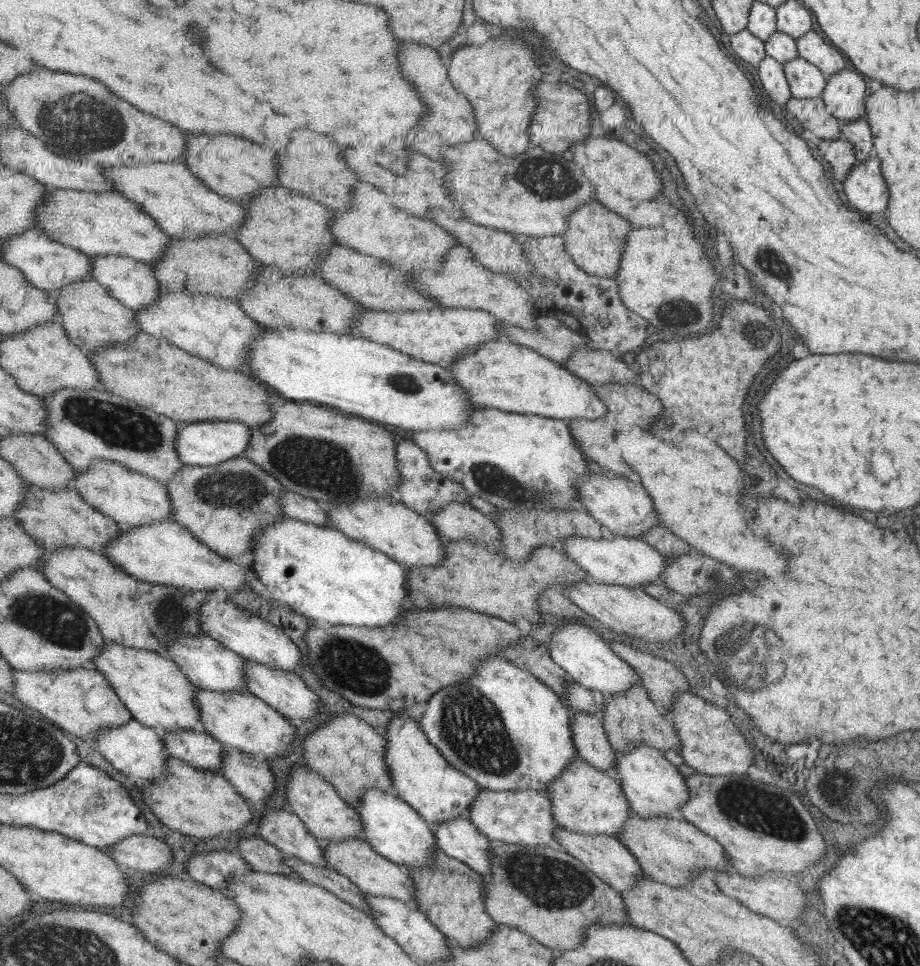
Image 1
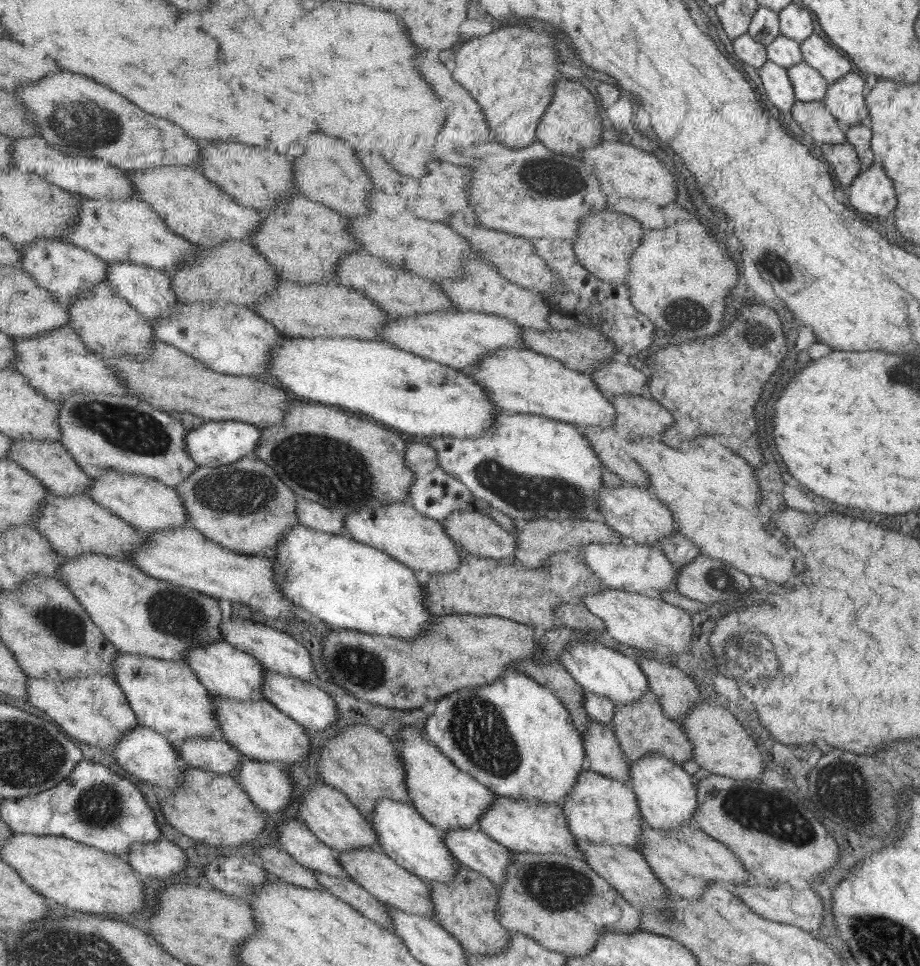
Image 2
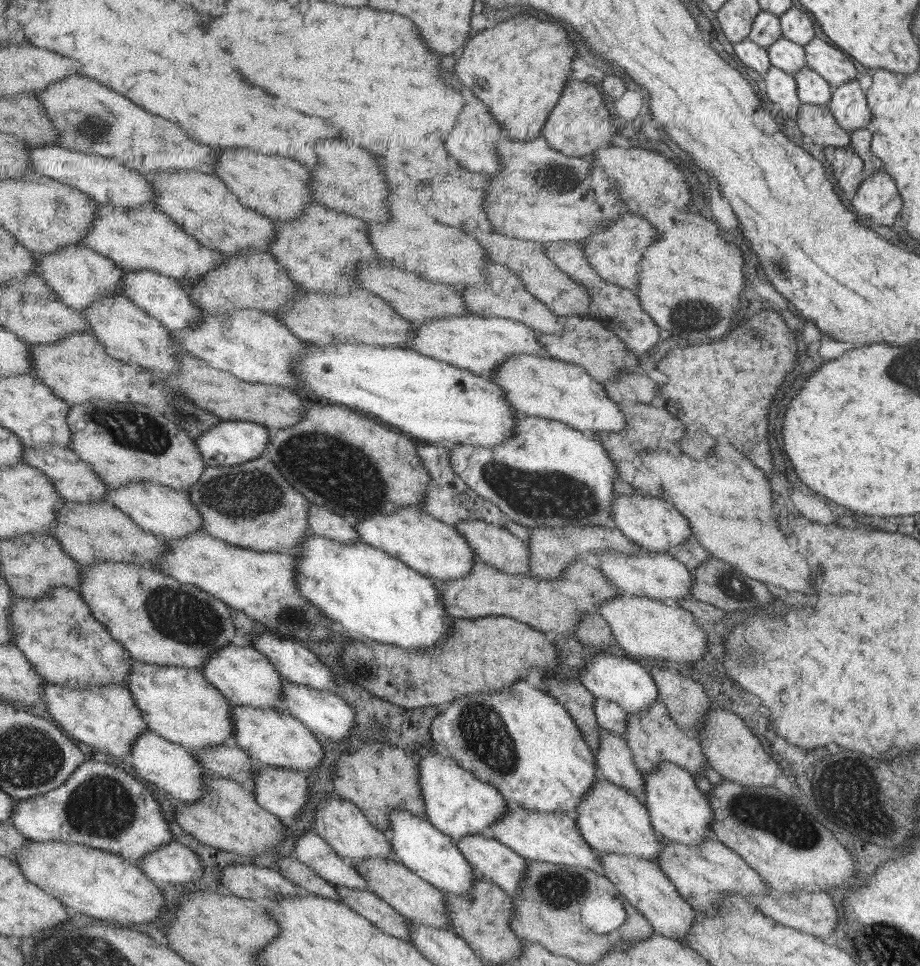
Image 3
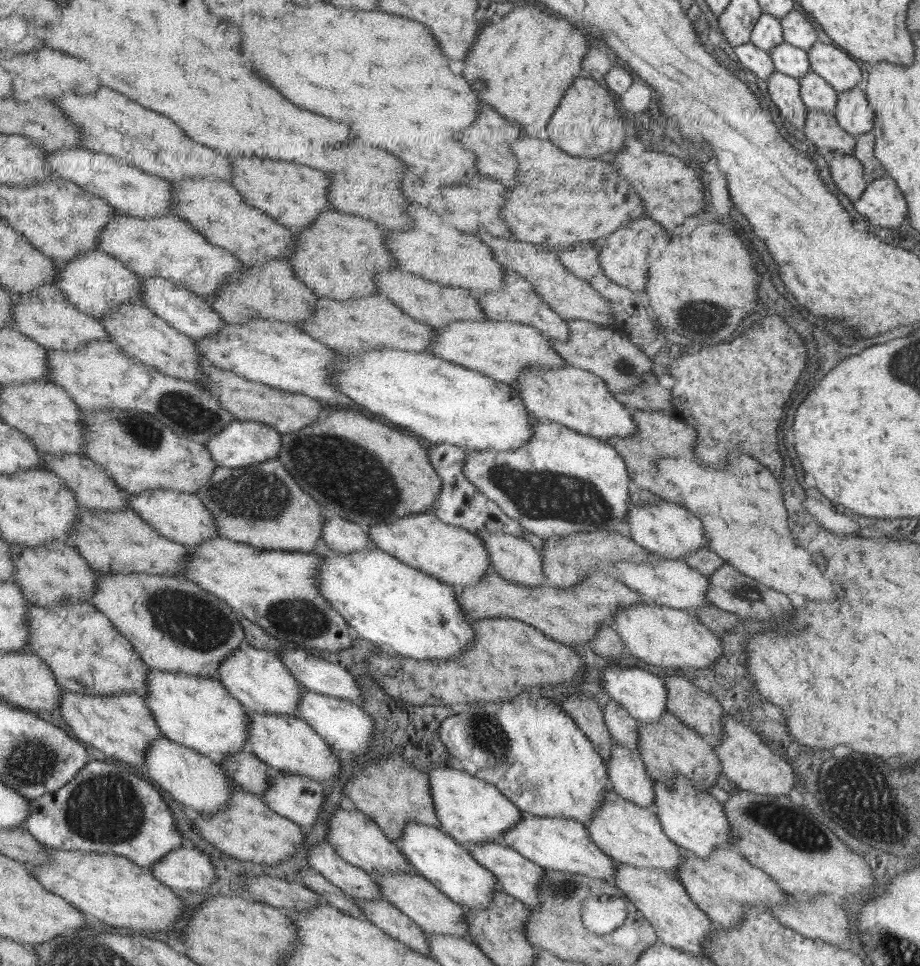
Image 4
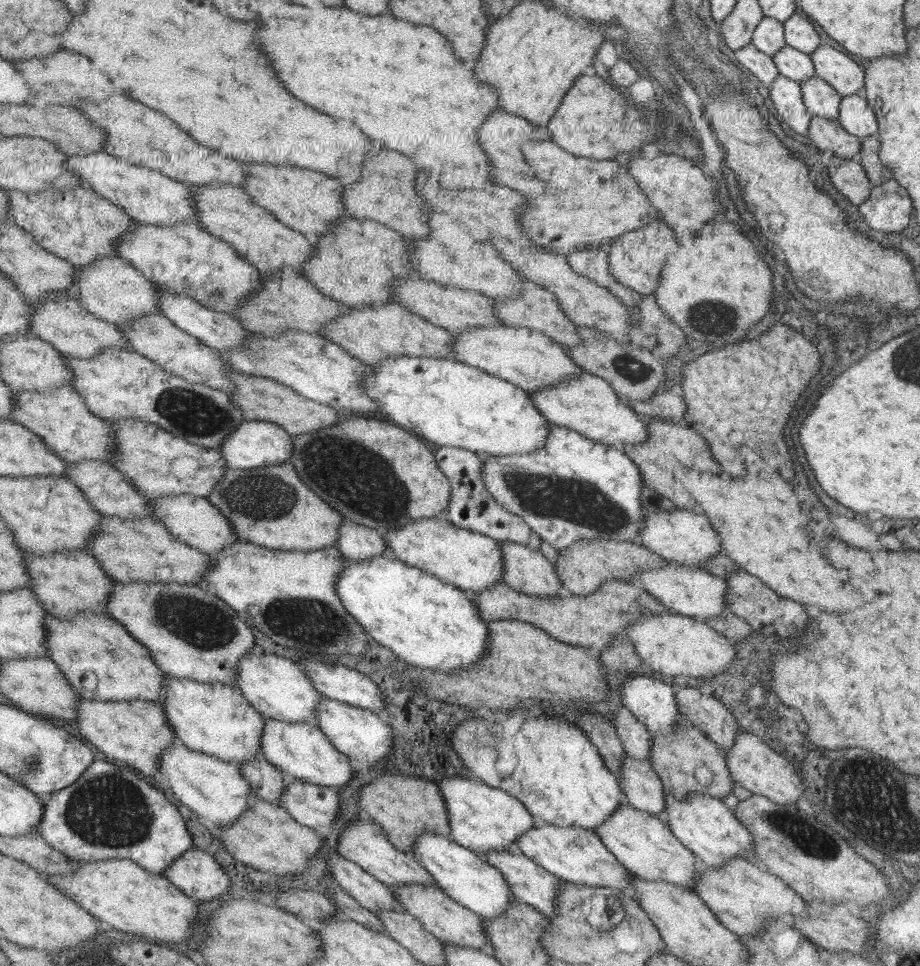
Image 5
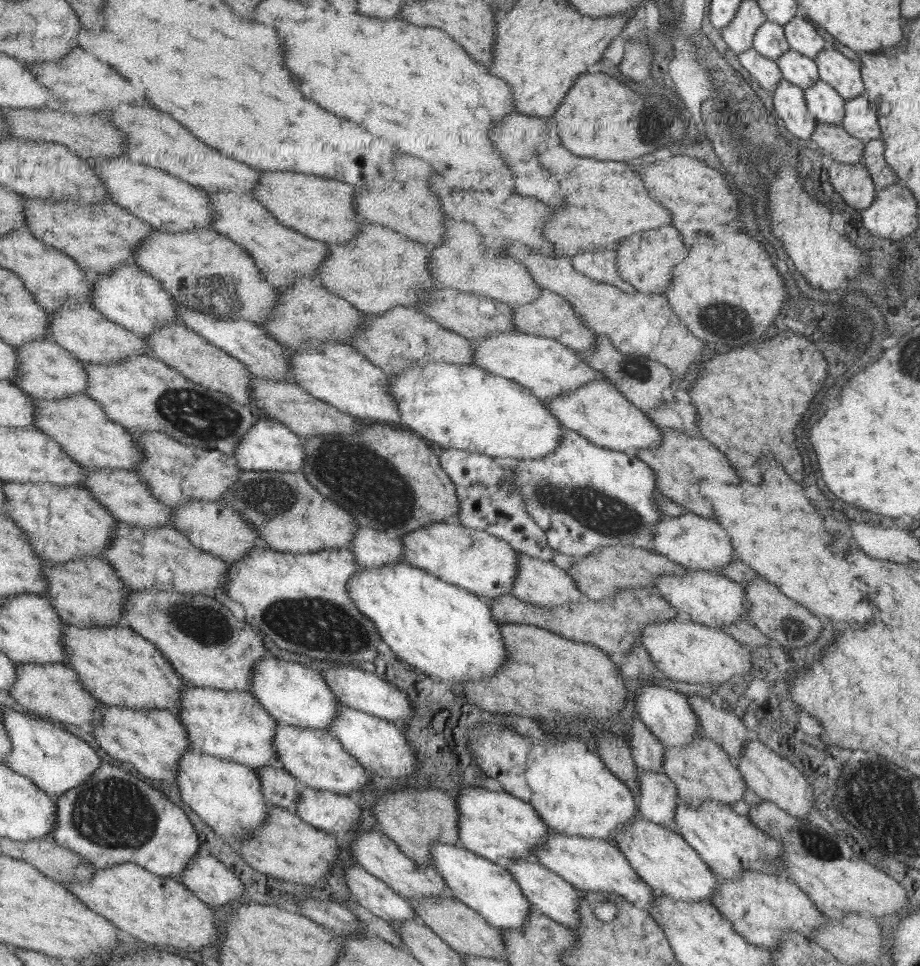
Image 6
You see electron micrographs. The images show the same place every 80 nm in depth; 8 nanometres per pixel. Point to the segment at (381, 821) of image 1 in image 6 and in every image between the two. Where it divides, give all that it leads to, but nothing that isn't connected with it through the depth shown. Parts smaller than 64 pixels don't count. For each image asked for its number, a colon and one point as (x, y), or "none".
2: (405, 837)
3: (418, 845)
4: (437, 857)
5: (467, 878)
6: (490, 890)

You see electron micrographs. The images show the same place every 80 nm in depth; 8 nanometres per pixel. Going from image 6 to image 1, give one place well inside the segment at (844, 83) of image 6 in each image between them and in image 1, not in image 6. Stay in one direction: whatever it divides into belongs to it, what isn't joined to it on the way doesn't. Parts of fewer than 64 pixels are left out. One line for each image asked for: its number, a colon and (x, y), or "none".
1: (811, 47)
2: (831, 63)
3: (833, 65)
4: (834, 66)
5: (831, 65)

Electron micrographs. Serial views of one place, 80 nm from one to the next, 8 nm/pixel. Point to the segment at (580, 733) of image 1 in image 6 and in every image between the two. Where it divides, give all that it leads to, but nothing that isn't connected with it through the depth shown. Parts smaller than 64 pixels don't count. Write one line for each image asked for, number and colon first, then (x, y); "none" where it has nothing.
2: (604, 756)
3: (614, 761)
4: (627, 776)
5: (642, 787)
6: (657, 798)

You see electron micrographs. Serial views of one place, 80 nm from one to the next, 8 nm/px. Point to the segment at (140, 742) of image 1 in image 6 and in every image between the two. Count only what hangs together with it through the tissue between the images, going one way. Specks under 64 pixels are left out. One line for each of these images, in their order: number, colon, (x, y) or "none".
2: (144, 753)
3: (172, 768)
4: (200, 784)
5: (217, 792)
6: (226, 795)

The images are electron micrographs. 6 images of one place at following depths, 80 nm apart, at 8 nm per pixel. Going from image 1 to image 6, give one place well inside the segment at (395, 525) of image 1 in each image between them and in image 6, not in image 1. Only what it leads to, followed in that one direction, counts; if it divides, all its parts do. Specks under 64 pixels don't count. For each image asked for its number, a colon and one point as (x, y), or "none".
2: (421, 543)
3: (435, 549)
4: (453, 555)
5: (469, 560)
6: (478, 562)

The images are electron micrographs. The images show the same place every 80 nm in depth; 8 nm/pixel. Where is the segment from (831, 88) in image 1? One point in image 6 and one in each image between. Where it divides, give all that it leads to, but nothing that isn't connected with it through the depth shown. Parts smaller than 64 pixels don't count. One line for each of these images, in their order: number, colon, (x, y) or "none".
2: (843, 99)
3: (847, 104)
4: (853, 115)
5: (854, 116)
6: (859, 121)

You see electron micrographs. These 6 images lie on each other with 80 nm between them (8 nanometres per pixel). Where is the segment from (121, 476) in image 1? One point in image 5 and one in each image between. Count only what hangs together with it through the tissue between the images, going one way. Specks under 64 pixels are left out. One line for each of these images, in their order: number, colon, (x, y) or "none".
2: (145, 503)
3: (166, 512)
4: (181, 517)
5: (193, 520)

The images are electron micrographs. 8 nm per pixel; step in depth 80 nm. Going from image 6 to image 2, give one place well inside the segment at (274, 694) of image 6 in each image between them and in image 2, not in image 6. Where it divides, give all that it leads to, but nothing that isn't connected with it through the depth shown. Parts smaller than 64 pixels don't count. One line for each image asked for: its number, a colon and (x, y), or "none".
2: (229, 672)
3: (243, 675)
4: (258, 679)
5: (276, 687)

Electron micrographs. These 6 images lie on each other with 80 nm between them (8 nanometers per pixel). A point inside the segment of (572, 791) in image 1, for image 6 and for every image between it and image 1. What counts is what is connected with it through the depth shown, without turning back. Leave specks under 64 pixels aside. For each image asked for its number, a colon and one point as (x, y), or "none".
2: (601, 810)
3: (610, 819)
4: (630, 834)
5: (643, 843)
6: (663, 859)

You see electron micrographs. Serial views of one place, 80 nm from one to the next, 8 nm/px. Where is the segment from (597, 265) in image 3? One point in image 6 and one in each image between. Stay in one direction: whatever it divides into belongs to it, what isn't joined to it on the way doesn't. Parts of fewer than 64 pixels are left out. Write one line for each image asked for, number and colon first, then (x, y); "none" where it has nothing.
4: (625, 254)
5: (635, 259)
6: (645, 260)

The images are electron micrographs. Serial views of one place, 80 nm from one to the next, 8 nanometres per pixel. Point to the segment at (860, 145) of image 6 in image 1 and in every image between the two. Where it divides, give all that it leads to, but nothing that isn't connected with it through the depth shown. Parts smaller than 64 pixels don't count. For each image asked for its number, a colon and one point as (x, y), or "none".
1: (810, 113)
2: (813, 118)
3: (815, 121)
4: (820, 127)
5: (825, 133)

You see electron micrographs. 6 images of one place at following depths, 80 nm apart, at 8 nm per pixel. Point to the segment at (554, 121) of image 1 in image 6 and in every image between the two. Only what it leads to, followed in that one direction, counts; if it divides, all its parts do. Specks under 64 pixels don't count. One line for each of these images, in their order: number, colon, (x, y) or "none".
2: (570, 123)
3: (578, 125)
4: (586, 123)
5: (594, 119)
6: (599, 118)

